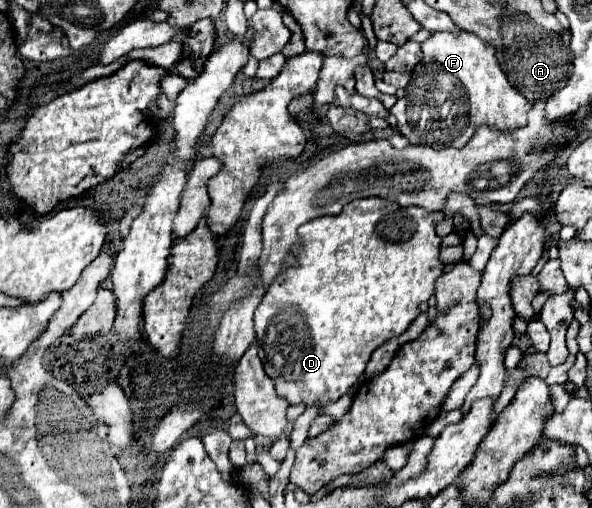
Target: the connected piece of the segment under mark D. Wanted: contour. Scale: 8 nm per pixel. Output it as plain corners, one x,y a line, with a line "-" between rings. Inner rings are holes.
375,196
353,200
341,210
341,214
315,218
299,228
299,254
297,254
299,266
287,266
275,278
275,282
271,282
271,286
265,292
265,298
255,310
255,332
257,332
257,346
261,350
261,360
265,372
275,382
281,398
287,398
287,402
291,404
305,404
305,406
327,406
331,402
337,402
357,382
373,350
383,342
401,336
409,328
409,324
421,314
419,304
427,302
433,296
435,280
443,274
443,262
439,260
441,238
435,232
435,224
443,218
445,218
443,212
427,212
423,208
400,208
396,202

